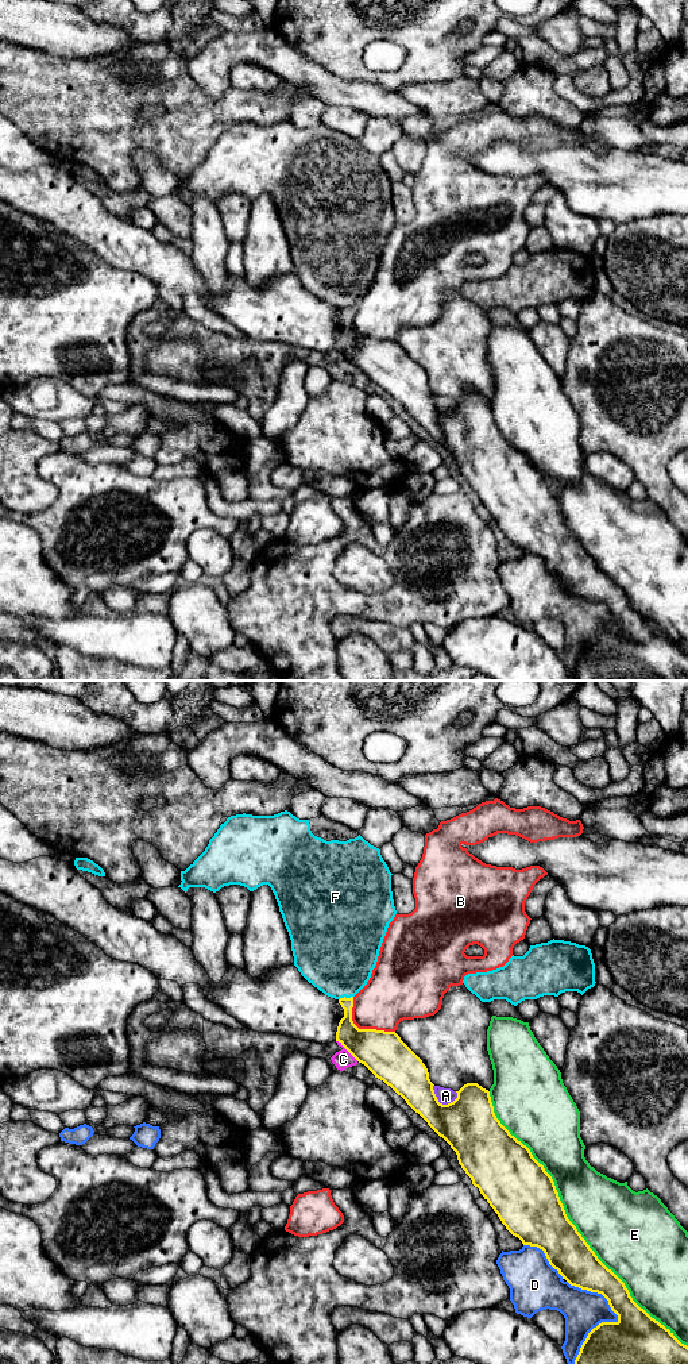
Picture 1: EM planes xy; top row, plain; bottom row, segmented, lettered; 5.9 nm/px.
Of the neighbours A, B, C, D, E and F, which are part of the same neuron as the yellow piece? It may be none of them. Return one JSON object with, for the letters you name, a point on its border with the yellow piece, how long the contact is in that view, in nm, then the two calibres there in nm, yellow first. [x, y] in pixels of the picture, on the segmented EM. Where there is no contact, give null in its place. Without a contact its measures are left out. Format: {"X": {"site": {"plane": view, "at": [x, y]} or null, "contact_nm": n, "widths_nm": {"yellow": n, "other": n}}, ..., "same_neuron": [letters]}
{"same_neuron": []}

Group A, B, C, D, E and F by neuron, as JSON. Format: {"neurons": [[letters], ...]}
{"neurons": [["A"], ["B"], ["C"], ["D"], ["E"], ["F"]]}

